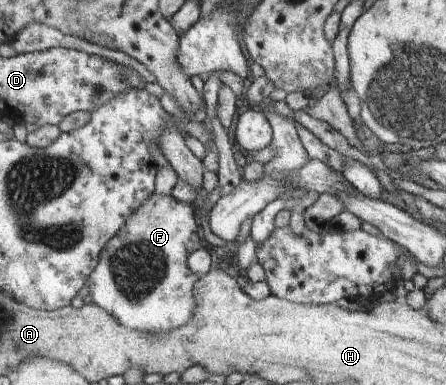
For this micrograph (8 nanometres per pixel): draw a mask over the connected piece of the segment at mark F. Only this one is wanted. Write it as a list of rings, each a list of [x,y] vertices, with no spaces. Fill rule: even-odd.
[[[154,193],[129,217],[123,229],[102,251],[97,269],[90,275],[89,293],[93,303],[101,306],[113,319],[141,331],[173,331],[187,325],[195,311],[194,288],[201,276],[189,265],[189,257],[205,244],[200,233],[199,214],[193,203],[175,200],[171,195]]]

